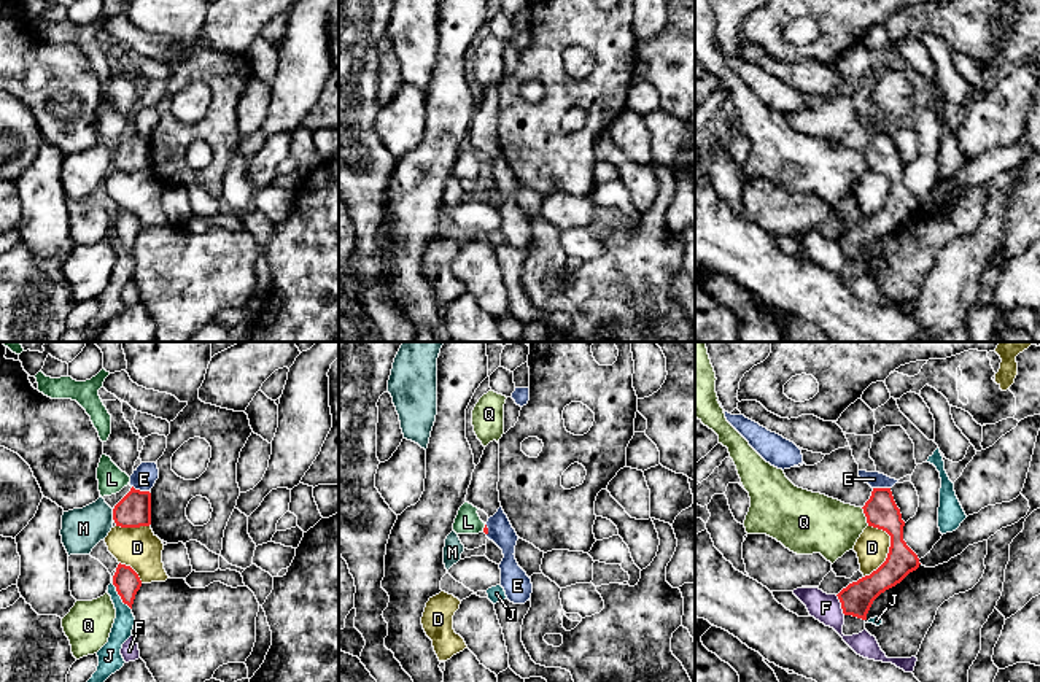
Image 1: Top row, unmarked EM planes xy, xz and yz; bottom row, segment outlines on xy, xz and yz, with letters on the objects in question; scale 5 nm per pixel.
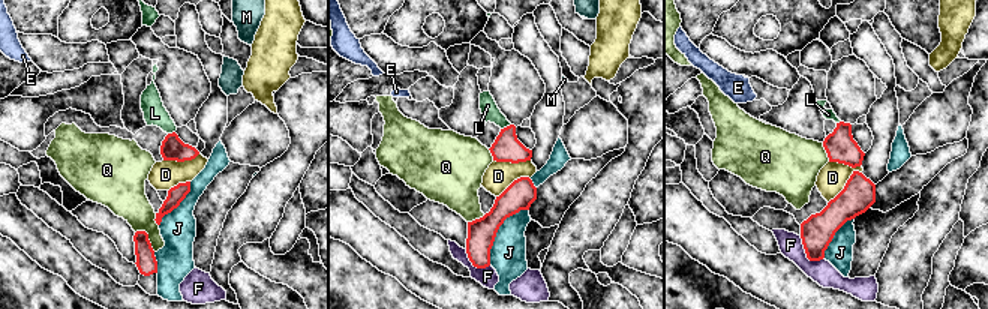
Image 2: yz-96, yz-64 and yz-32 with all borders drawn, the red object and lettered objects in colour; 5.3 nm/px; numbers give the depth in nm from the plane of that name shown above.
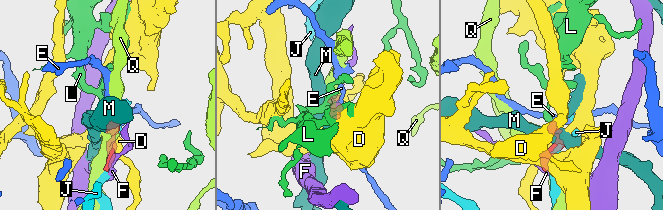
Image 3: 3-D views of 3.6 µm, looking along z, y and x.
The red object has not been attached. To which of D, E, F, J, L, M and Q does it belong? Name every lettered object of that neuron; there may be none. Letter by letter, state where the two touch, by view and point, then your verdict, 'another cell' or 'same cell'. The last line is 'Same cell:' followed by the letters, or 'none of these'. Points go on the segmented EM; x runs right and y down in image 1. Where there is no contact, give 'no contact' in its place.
D: contact yz (889, 550); another cell
E: contact xy (139, 490); another cell
F: contact yz (842, 604); another cell
J: contact xy (120, 595); another cell
L: contact xz (484, 528); same cell
M: contact xy (113, 514); another cell
Q: contact yz (865, 515); another cell
Same cell: L

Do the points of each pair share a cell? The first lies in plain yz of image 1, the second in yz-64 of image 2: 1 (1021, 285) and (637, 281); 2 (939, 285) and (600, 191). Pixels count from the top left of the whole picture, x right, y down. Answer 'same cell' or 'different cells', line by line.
1: different cells
2: same cell

